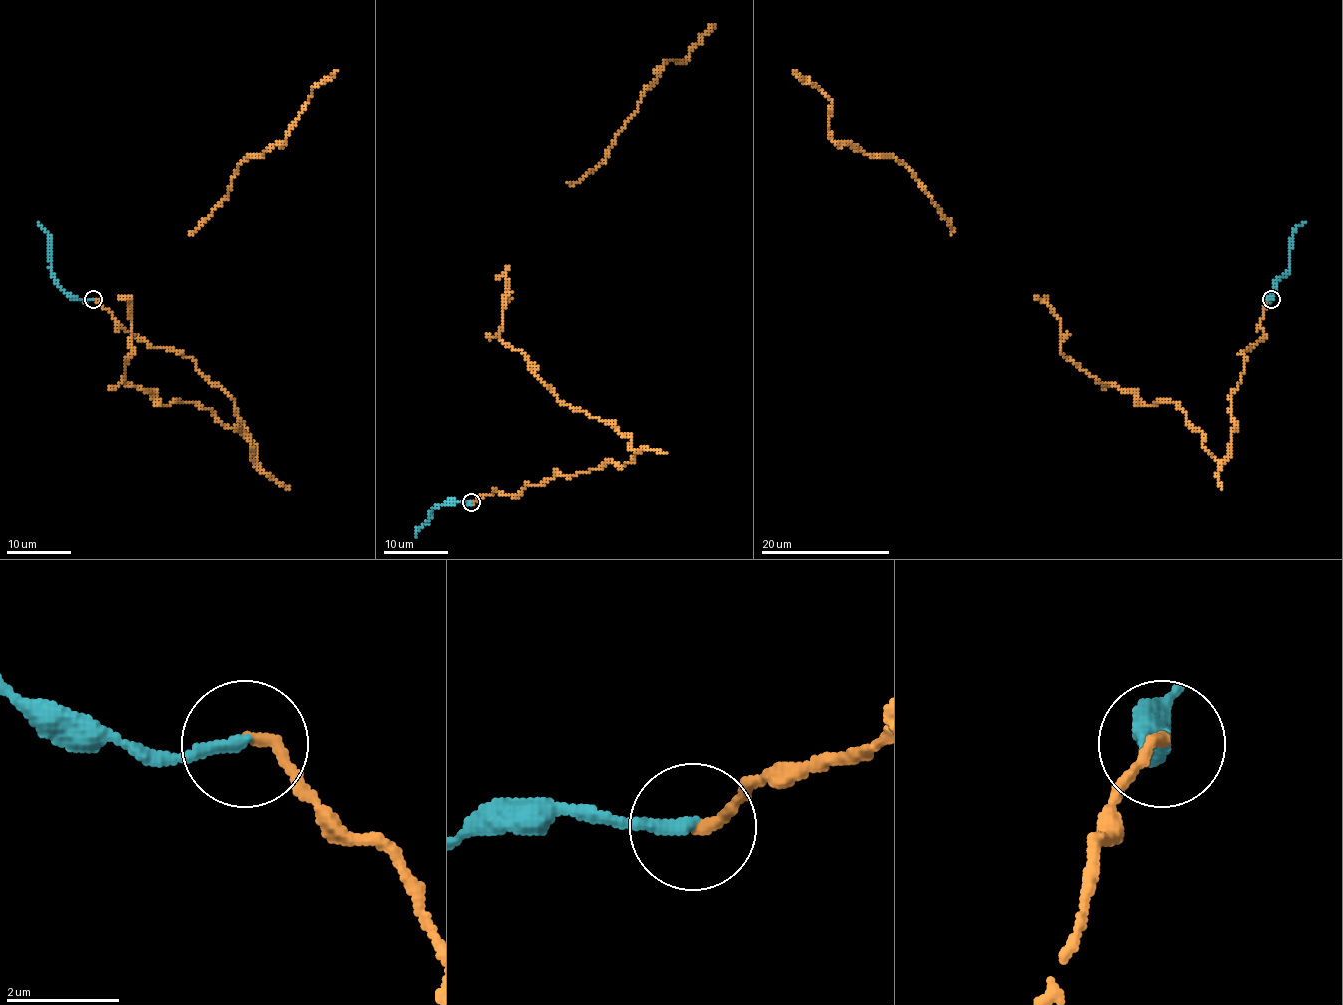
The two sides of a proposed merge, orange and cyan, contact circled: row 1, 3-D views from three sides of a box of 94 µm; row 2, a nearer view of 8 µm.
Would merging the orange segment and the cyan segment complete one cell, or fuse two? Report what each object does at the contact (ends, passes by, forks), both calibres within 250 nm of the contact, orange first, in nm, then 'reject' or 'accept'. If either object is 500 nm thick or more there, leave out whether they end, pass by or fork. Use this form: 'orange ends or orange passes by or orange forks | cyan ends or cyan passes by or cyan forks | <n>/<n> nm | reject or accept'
orange ends | cyan ends | 200/240 nm | accept

